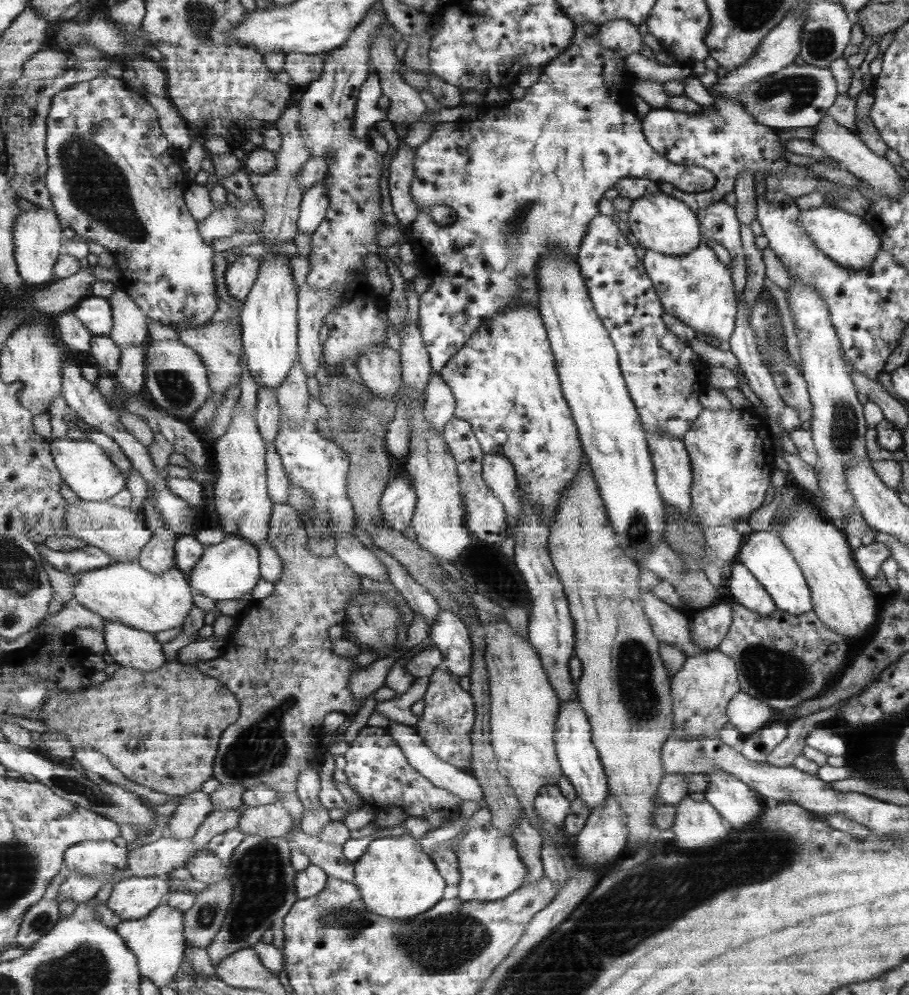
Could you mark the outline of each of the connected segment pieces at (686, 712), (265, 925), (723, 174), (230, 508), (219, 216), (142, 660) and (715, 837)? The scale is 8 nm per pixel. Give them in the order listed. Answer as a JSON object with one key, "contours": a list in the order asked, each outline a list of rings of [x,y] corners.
{"contours":[[[[718,649],[705,651],[689,657],[683,669],[671,680],[674,726],[679,729],[679,738],[693,741],[709,737],[717,741],[715,731],[728,722],[725,709],[733,696],[740,692],[734,660]]],[[[247,835],[231,859],[229,877],[233,881],[234,901],[223,928],[211,945],[206,946],[210,962],[217,967],[240,950],[251,948],[263,940],[263,932],[283,920],[297,902],[297,871],[291,863],[293,843],[285,837]]],[[[708,90],[713,98],[710,107],[701,107],[696,113],[681,112],[671,109],[651,109],[644,117],[644,133],[652,147],[675,166],[693,165],[708,170],[716,179],[712,190],[702,193],[686,193],[673,186],[667,188],[649,179],[623,178],[615,189],[620,197],[629,198],[635,202],[641,197],[657,192],[667,191],[668,195],[688,204],[697,215],[705,207],[723,201],[725,195],[733,191],[736,178],[742,172],[764,172],[765,175],[777,174],[788,164],[781,156],[782,144],[774,129],[757,124],[743,107],[733,99]]],[[[240,404],[235,405],[233,419],[224,435],[212,445],[217,462],[217,482],[215,486],[215,504],[222,529],[228,535],[236,535],[252,543],[259,548],[262,542],[267,542],[271,532],[274,502],[269,496],[268,466],[266,463],[267,444],[261,436],[260,425],[256,417],[242,409]]],[[[257,196],[247,203],[241,202],[237,207],[231,207],[229,200],[226,200],[225,208],[219,210],[213,208],[213,215],[207,221],[198,223],[200,234],[209,244],[215,239],[229,237],[239,232],[243,226],[253,226],[255,232],[259,233],[263,224],[265,209]]],[[[104,620],[107,651],[123,668],[153,672],[165,666],[167,656],[154,634],[121,621]]],[[[686,796],[676,807],[676,825],[670,829],[679,848],[703,850],[721,844],[732,833],[729,823],[706,801],[697,802]]]]}

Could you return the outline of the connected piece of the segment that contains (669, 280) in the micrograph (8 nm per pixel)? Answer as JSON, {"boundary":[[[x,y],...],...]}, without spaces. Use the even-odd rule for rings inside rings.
{"boundary":[[[705,240],[697,250],[685,256],[673,256],[648,250],[643,259],[646,270],[660,294],[664,310],[694,332],[715,337],[719,342],[730,338],[734,330],[736,297],[729,270],[715,258]]]}

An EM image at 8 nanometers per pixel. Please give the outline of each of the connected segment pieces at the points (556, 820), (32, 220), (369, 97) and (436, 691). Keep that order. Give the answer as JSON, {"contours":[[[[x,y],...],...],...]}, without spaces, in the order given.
{"contours":[[[[548,784],[536,798],[535,808],[542,822],[549,822],[554,826],[563,826],[565,819],[569,817],[572,805],[563,794],[557,784]]],[[[35,208],[35,210],[25,211],[19,217],[15,226],[16,239],[16,260],[21,277],[24,279],[30,290],[46,288],[49,284],[56,281],[56,265],[60,261],[61,254],[65,252],[65,243],[67,235],[65,229],[61,225],[59,216],[55,210],[45,210]]],[[[376,71],[361,87],[357,101],[354,133],[361,140],[367,140],[367,133],[374,128],[377,122],[390,118],[388,111],[383,110],[380,105],[383,94],[382,82]]],[[[439,666],[433,671],[431,684],[425,696],[426,707],[417,724],[419,735],[423,737],[425,745],[445,762],[465,770],[465,766],[470,762],[472,766],[473,754],[473,730],[475,729],[475,700],[473,696],[461,688],[461,678],[453,675],[444,666]]]]}

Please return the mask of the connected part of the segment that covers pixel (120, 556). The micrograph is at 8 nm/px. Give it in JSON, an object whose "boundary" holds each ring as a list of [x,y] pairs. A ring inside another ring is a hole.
{"boundary":[[[85,501],[77,505],[69,505],[66,525],[70,532],[69,538],[77,538],[102,548],[114,560],[137,561],[142,549],[152,540],[152,530],[148,527],[145,512],[113,506],[107,501]]]}

